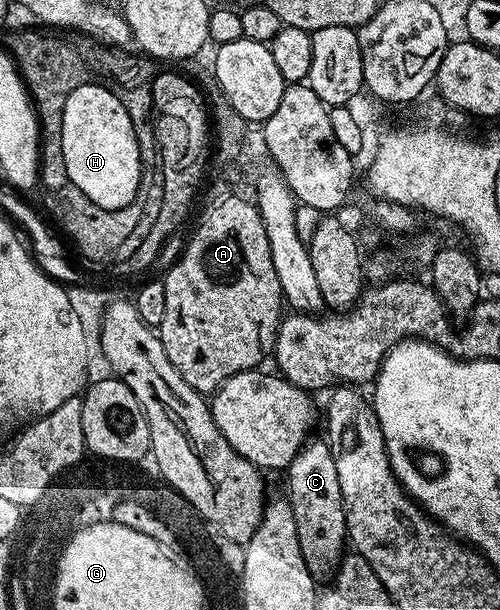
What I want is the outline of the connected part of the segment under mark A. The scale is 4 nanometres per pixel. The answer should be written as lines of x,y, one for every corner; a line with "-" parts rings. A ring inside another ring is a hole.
229,194
215,201
216,205
205,214
200,220
200,225
196,228
196,233
188,240
188,245
184,248
184,253
180,256
180,261
162,276
164,289
166,290
166,314
162,314
162,322
158,329
158,335
162,346
166,350
166,358
174,362
174,370
186,378
186,382
195,392
201,394
215,393
234,374
247,372
255,369
256,364
263,358
264,352
271,353
276,347
276,330
280,327
282,311
282,297
280,295
280,283
278,274
274,274
274,262
270,258
270,242
266,238
266,226
262,222
260,212
256,209
255,203
251,199
243,200
240,196

